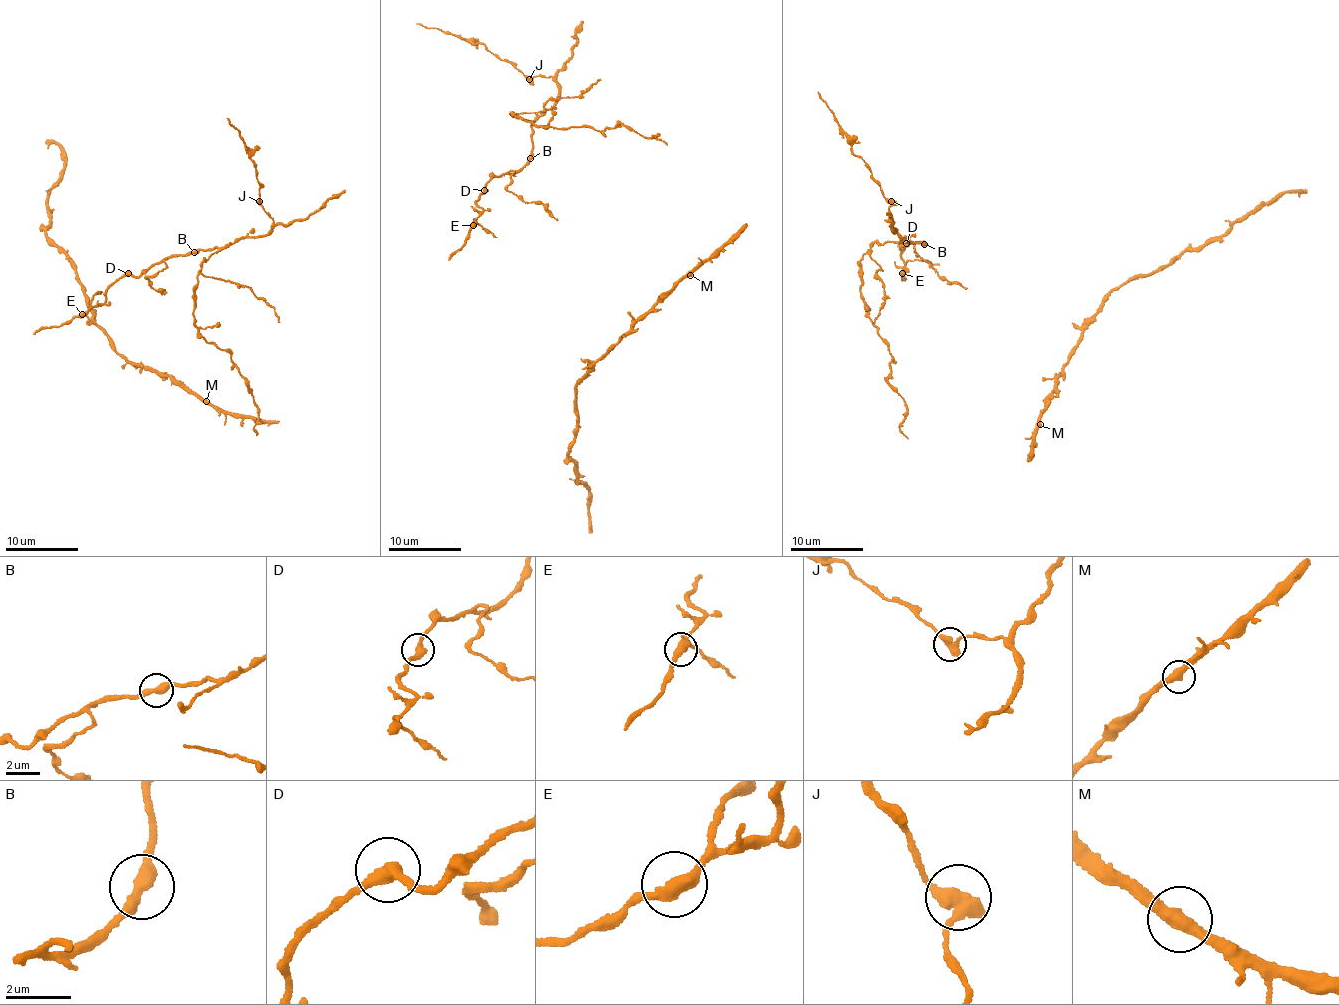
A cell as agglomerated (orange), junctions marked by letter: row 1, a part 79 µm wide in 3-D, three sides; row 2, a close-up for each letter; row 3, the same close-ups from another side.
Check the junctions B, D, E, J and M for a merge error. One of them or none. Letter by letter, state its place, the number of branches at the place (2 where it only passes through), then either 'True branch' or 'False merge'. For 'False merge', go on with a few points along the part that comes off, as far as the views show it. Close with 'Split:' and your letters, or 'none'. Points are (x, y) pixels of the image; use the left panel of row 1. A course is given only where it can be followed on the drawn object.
B: Place: (194, 252). Branches: 2. True branch
D: Place: (128, 273). Branches: 2. True branch
E: Place: (82, 314). Branches: 2. True branch
J: Place: (259, 201). Branches: 2. False merge. Course of the part to remove: (260, 200), (254, 161), (227, 118)
M: Place: (206, 401). Branches: 2. True branch
Split: J

